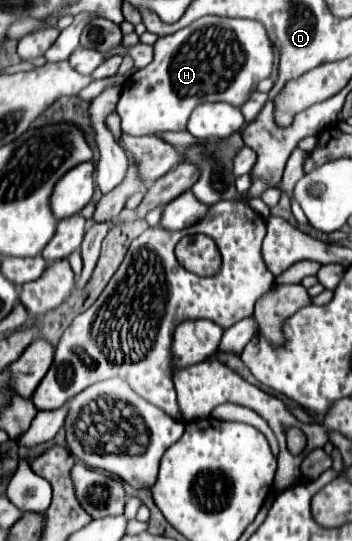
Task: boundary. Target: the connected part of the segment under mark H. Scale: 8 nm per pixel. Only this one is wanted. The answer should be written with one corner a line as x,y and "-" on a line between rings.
204,16
176,34
158,38
154,60
124,82
116,108
122,118
122,130
132,136
186,130
190,112
202,102
222,100
242,106
256,90
256,82
270,76
272,64
272,42
260,22

